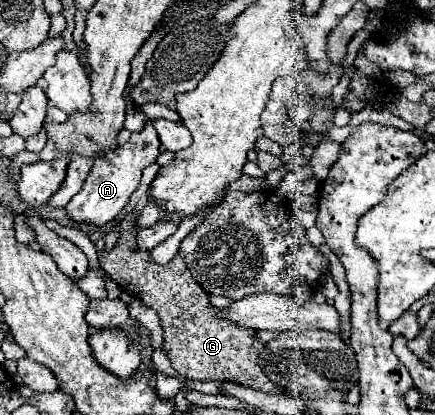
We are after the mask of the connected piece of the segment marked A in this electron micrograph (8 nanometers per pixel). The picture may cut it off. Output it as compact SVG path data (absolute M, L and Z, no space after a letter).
M146 120L142 132L132 132L132 136L128 138L126 144L108 152L108 156L98 156L94 160L94 166L92 166L82 190L66 204L68 216L74 222L90 222L96 226L104 226L110 220L114 220L118 216L118 212L130 202L130 196L134 194L134 190L140 186L142 170L148 164L156 162L158 154L160 154L160 138L154 132L152 120Z

